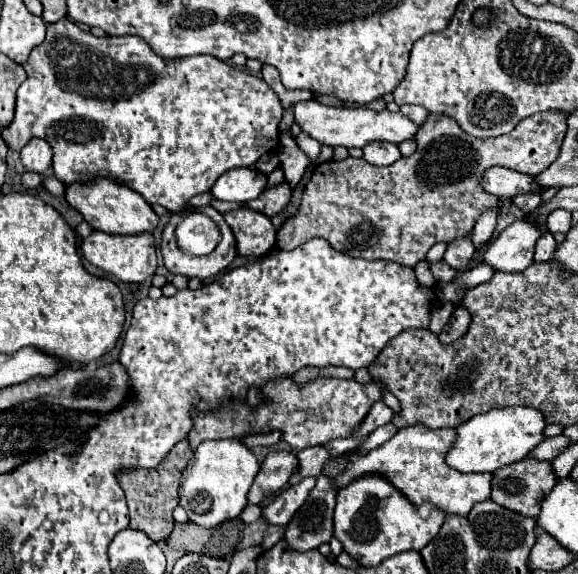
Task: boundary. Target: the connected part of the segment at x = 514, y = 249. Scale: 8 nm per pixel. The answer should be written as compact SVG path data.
M532 218L512 222L486 250L484 260L502 272L522 272L534 262L534 246L544 234Z

